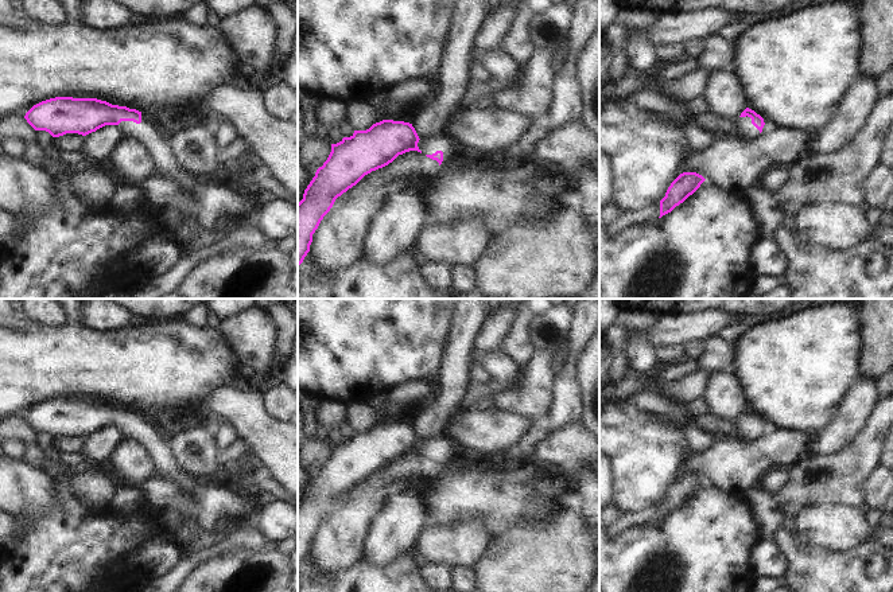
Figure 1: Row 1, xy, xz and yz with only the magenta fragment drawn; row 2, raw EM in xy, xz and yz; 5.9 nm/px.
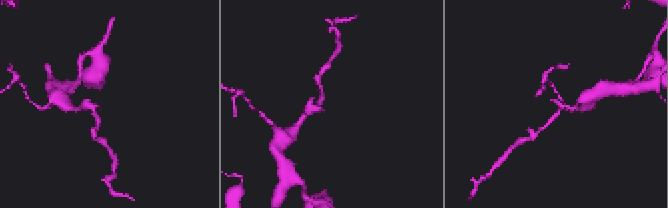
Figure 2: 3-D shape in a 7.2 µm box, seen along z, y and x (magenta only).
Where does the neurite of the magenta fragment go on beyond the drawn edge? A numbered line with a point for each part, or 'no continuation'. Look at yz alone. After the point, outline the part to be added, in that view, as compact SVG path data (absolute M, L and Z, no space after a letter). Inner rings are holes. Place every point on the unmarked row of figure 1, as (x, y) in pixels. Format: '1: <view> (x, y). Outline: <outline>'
1: yz (745, 431). Outline: M738 418L737 421L737 437L743 441L758 440L772 432L772 428L764 421L765 427L760 433L753 425L750 418Z

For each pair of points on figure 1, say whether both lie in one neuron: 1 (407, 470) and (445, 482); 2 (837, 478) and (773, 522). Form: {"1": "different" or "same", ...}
{"1": "different", "2": "same"}

